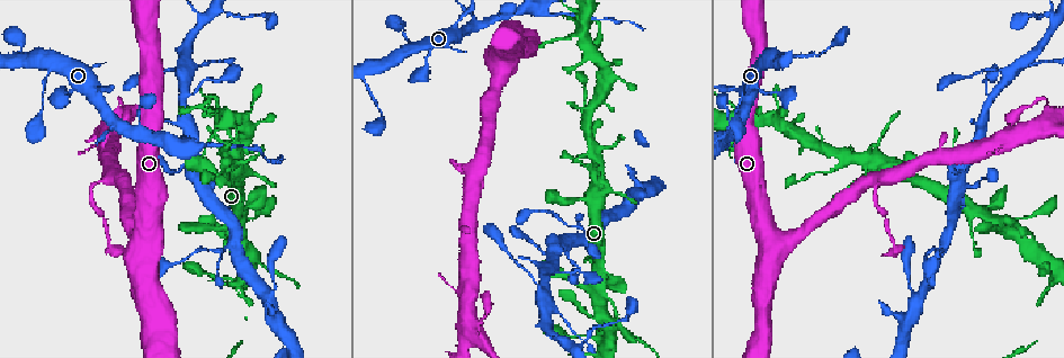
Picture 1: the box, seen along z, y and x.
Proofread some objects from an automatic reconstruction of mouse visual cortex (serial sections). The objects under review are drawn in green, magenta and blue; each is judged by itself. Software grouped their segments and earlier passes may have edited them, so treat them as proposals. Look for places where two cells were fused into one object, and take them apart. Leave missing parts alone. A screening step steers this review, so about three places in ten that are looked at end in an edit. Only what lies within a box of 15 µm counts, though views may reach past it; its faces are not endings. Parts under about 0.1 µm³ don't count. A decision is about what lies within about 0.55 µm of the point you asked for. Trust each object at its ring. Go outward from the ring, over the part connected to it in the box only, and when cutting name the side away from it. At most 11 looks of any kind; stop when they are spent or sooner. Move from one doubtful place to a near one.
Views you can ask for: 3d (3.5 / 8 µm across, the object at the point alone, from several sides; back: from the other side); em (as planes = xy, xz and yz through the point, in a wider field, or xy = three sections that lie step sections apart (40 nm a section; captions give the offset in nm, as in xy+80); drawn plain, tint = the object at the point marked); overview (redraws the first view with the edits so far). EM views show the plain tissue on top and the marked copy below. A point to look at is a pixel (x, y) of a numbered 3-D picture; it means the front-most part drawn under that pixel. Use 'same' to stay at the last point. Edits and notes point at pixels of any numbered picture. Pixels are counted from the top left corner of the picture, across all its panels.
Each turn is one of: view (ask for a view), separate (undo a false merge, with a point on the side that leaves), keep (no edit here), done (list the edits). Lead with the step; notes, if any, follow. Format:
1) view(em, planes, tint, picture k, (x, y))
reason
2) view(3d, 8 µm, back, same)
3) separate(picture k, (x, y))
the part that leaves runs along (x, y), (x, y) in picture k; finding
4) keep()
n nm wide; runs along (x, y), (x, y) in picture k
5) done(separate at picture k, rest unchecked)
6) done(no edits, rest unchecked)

view(3d, 3.5 µm, picture 1, (133, 131))
thin arm on a thick one

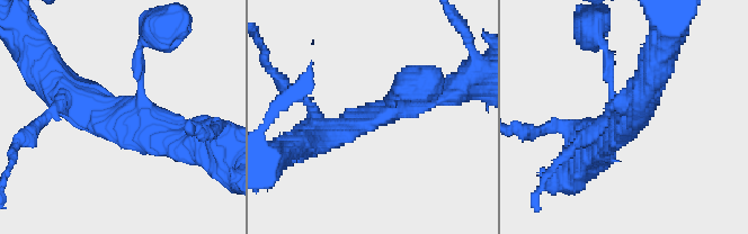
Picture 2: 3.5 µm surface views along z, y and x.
view(em, xy, step 1, tint, picture 2, (625, 122))
3 arms; arms of 150, 300, 450 nm; shape alone is not enough

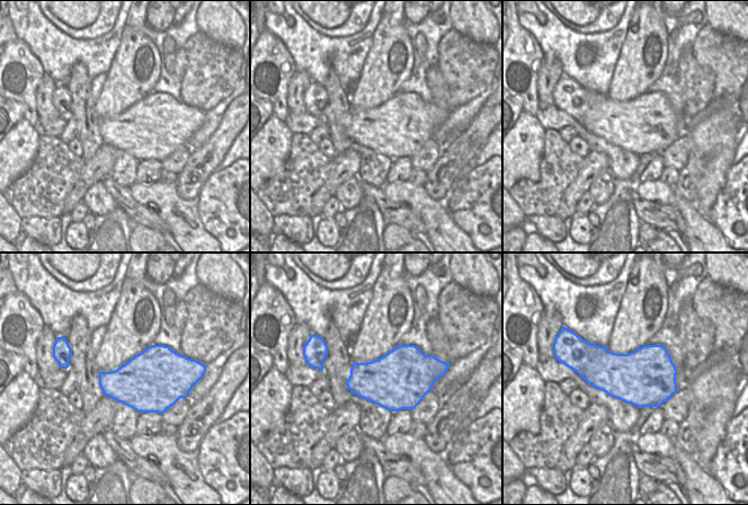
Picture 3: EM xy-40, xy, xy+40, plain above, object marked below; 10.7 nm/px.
keep()
runs along (61, 88), (103, 123), (189, 143) in picture 2; one cell here

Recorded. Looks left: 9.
view(3d, 8 µm, picture 1, (546, 16))
abrupt turn

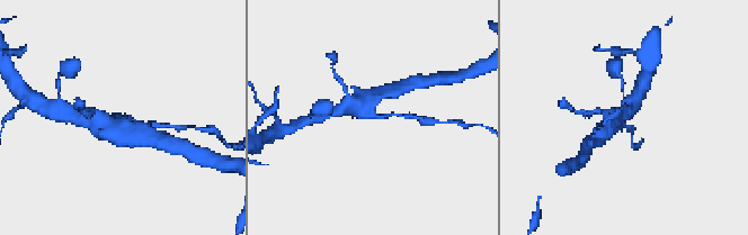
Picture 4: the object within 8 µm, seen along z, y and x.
view(em, xy, step 3, tint, picture 4, (375, 116))
arms of 150, 600 nm; need the tissue

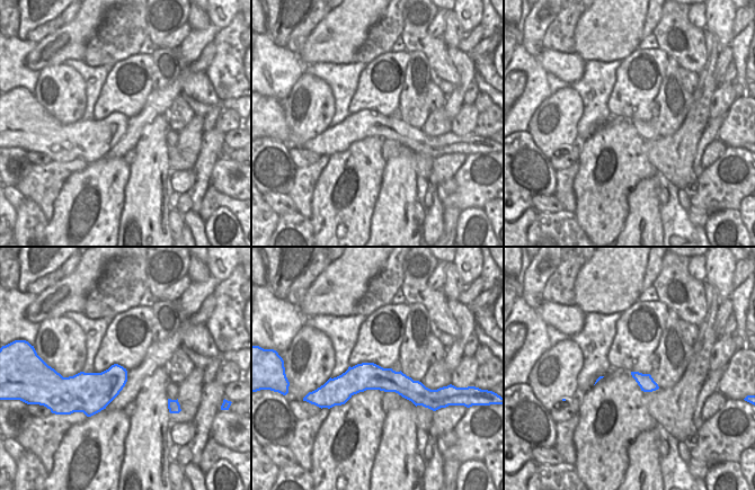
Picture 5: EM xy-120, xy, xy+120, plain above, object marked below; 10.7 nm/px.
separate(picture 4, (409, 116))
the part that leaves runs along (391, 115), (435, 121) in picture 4; two cells meet here

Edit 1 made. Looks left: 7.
view(3d, 8 µm, back, picture 1, (105, 181))
three arms meet

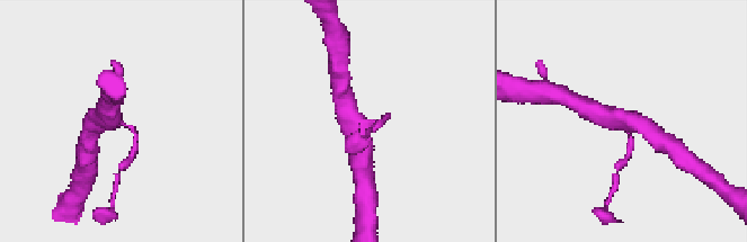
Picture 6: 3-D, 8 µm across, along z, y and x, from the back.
view(em, xy, step 3, tint, picture 6, (619, 127))
3 arms; arms of 150, 600, 700 nm

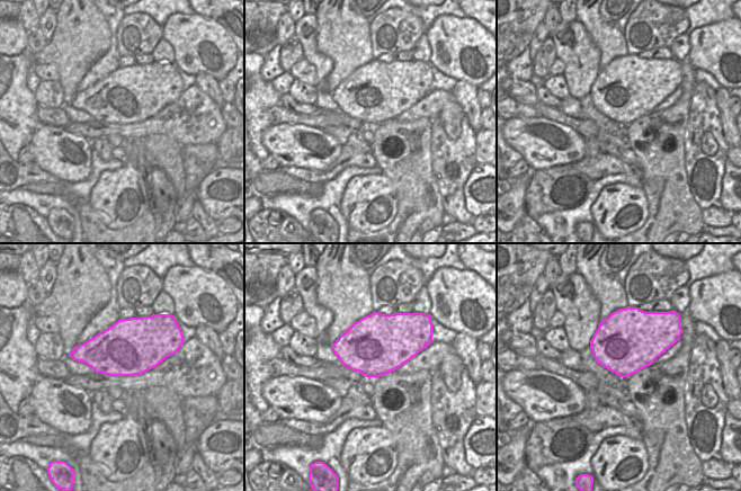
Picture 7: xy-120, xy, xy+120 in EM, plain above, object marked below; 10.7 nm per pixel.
keep()
one cell here

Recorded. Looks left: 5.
view(3d, 3.5 µm, picture 1, (478, 341))

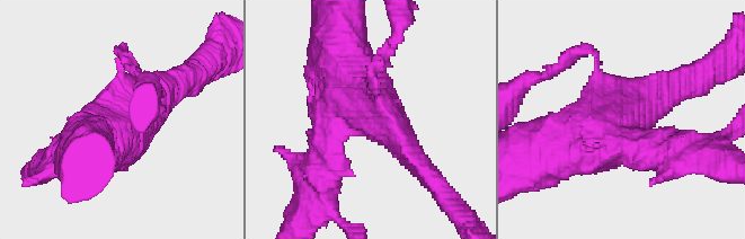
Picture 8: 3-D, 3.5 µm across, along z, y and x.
view(em, planes, tint, picture 8, (618, 122))

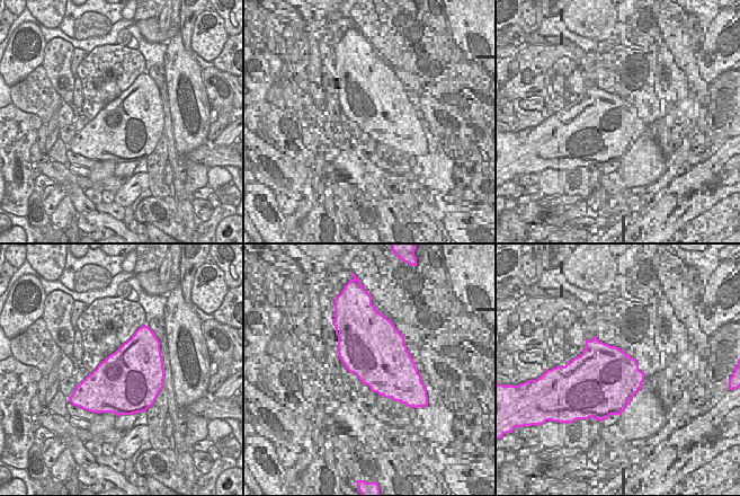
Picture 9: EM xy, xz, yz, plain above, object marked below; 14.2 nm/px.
keep()
900 nm wide; runs along (338, 23), (352, 83), (400, 139) in picture 8; continuous, no second cell

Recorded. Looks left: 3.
done(separate at picture 4, rest unchecked)

